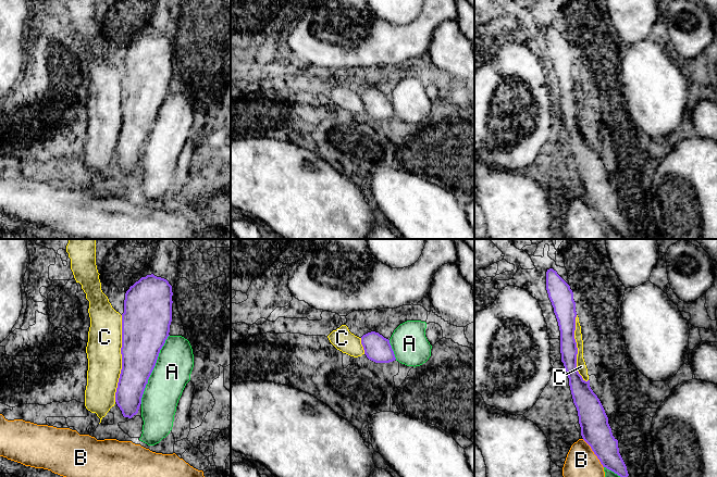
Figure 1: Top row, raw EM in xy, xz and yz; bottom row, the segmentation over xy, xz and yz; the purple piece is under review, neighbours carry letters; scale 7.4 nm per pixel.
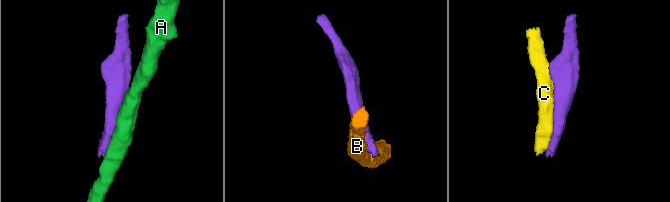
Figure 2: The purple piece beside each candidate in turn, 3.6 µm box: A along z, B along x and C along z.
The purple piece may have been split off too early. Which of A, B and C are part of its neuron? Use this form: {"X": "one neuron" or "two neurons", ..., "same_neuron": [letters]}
{"A": "two neurons", "B": "two neurons", "C": "one neuron", "same_neuron": ["C"]}

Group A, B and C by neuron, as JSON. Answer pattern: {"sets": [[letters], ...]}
{"sets": [["A"], ["B"], ["C"]]}

